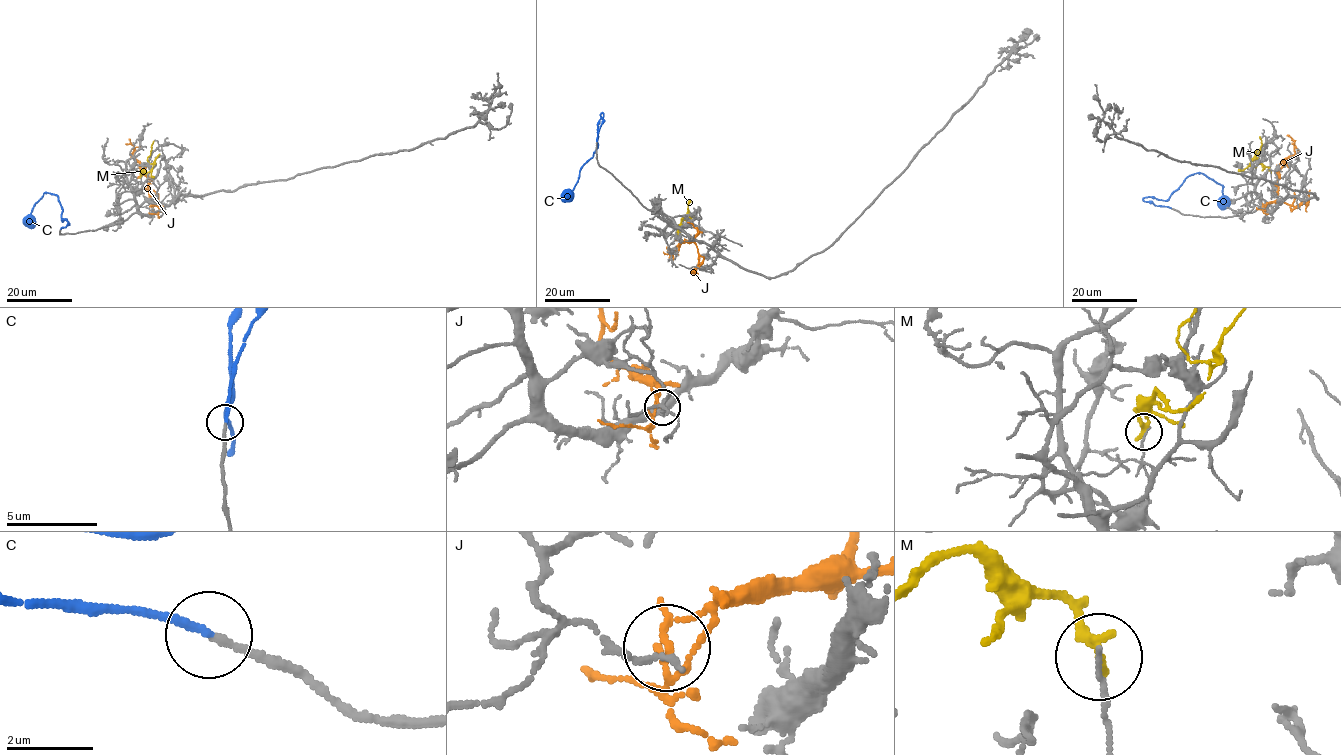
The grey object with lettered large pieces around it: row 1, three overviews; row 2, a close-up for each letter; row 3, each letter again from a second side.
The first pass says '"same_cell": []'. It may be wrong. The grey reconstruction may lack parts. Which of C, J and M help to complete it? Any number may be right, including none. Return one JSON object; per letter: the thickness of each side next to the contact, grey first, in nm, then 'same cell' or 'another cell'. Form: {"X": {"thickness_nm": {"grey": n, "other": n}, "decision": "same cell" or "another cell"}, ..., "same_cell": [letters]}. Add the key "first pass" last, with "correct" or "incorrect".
{"C": {"thickness_nm": {"grey": 160, "other": 190}, "decision": "same cell"}, "J": {"thickness_nm": {"grey": 130, "other": 130}, "decision": "another cell"}, "M": {"thickness_nm": {"grey": 120, "other": 260}, "decision": "another cell"}, "same_cell": ["C"], "first pass": "incorrect"}

